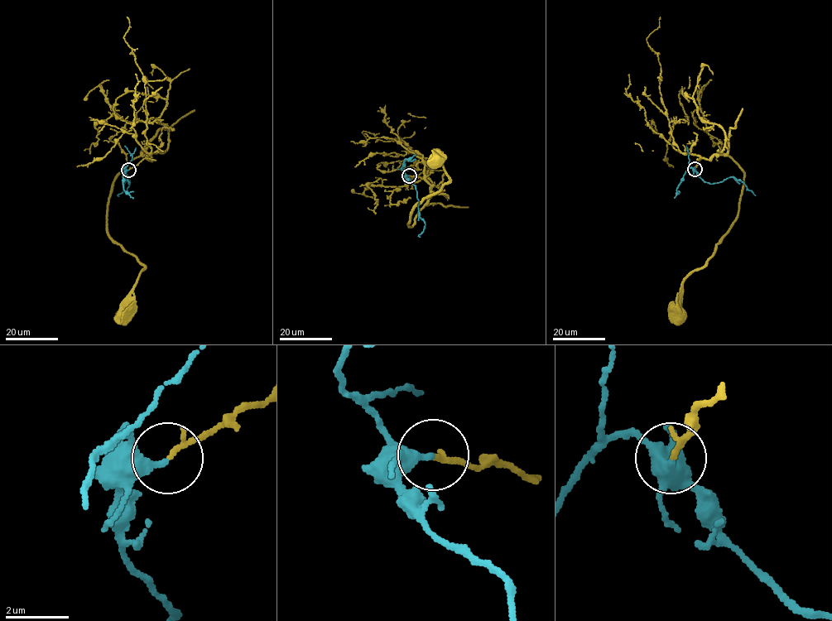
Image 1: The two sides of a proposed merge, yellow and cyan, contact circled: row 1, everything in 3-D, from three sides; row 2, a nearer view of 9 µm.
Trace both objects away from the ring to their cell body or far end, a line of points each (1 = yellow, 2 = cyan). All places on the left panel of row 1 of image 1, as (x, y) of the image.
1: (128, 170), (149, 155), (124, 166), (109, 199), (108, 235), (145, 267), (122, 318)
2: (128, 170), (124, 176), (129, 184), (128, 178), (129, 185), (119, 196)

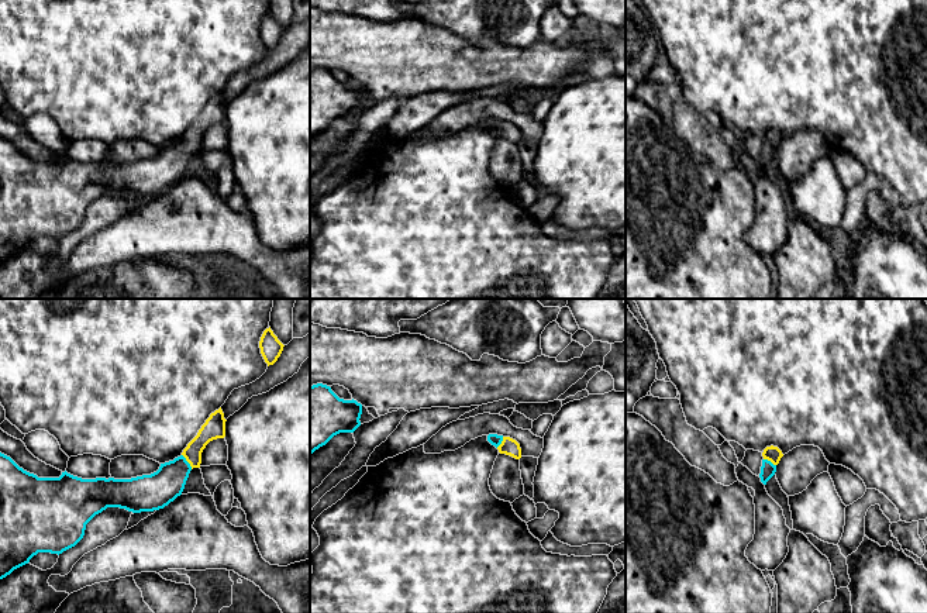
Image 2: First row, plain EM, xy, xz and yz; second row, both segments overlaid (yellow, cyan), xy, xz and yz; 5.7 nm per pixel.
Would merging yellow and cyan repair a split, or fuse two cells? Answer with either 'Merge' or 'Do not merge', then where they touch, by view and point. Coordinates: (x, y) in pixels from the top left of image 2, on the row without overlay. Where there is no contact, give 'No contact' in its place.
Merge. Touches yellow at xy (186, 144)

